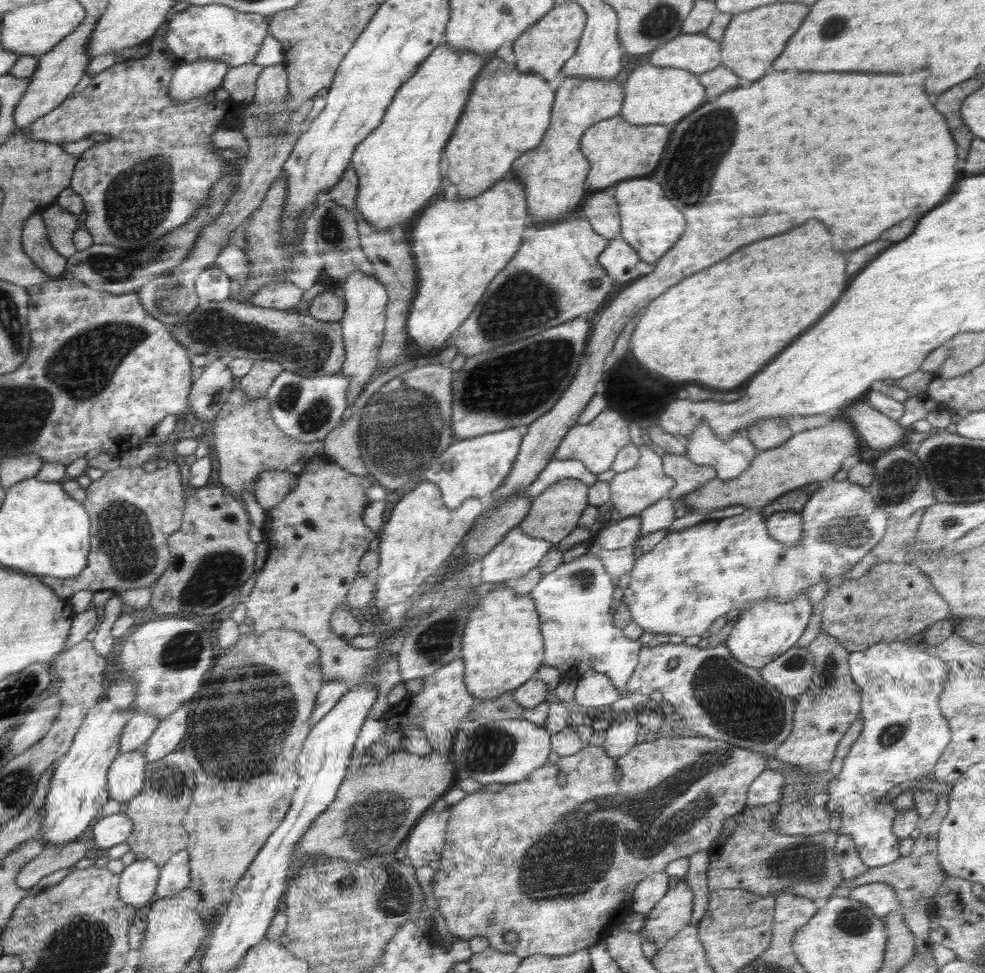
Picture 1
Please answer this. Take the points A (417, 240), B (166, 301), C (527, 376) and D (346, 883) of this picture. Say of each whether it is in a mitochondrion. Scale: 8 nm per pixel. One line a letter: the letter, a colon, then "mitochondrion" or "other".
A: other
B: mitochondrion
C: mitochondrion
D: mitochondrion

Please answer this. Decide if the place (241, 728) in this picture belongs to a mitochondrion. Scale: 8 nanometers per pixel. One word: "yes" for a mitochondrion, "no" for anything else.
yes

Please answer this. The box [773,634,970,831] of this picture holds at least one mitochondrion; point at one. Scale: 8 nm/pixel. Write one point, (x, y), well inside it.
(831, 667)

